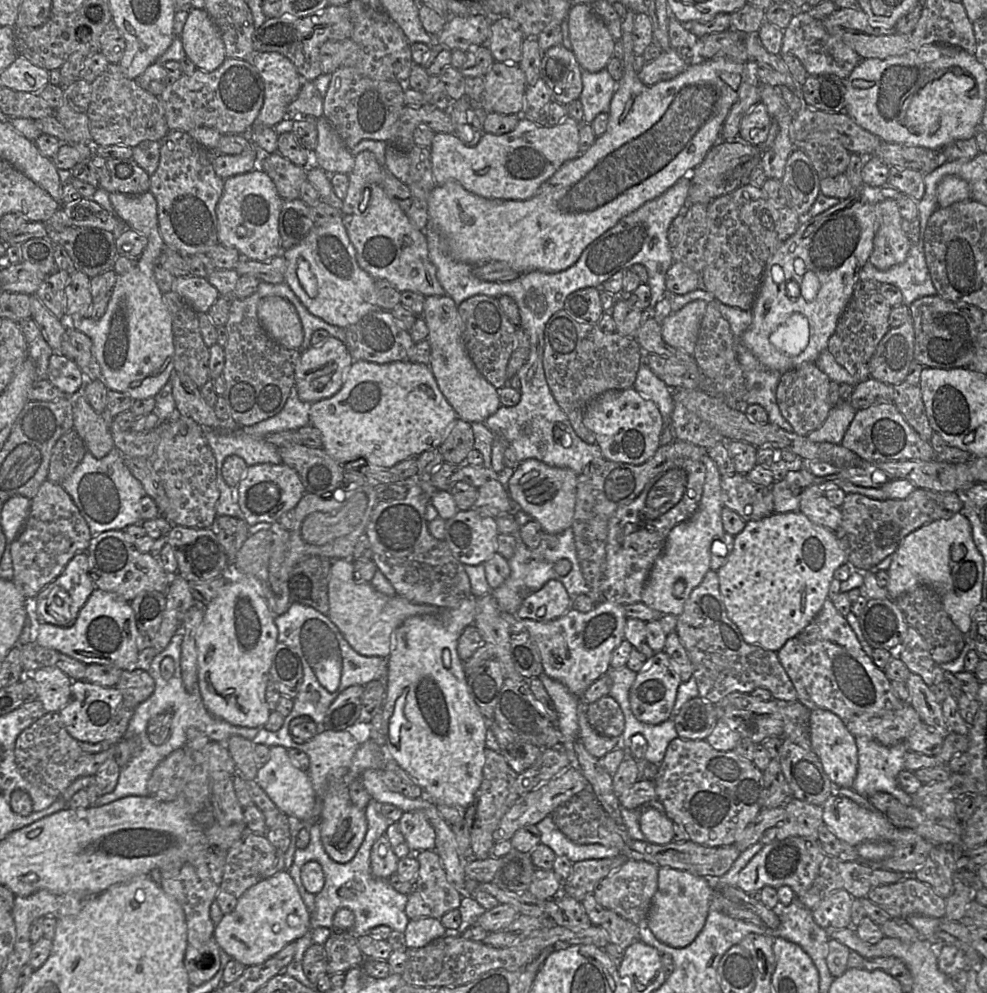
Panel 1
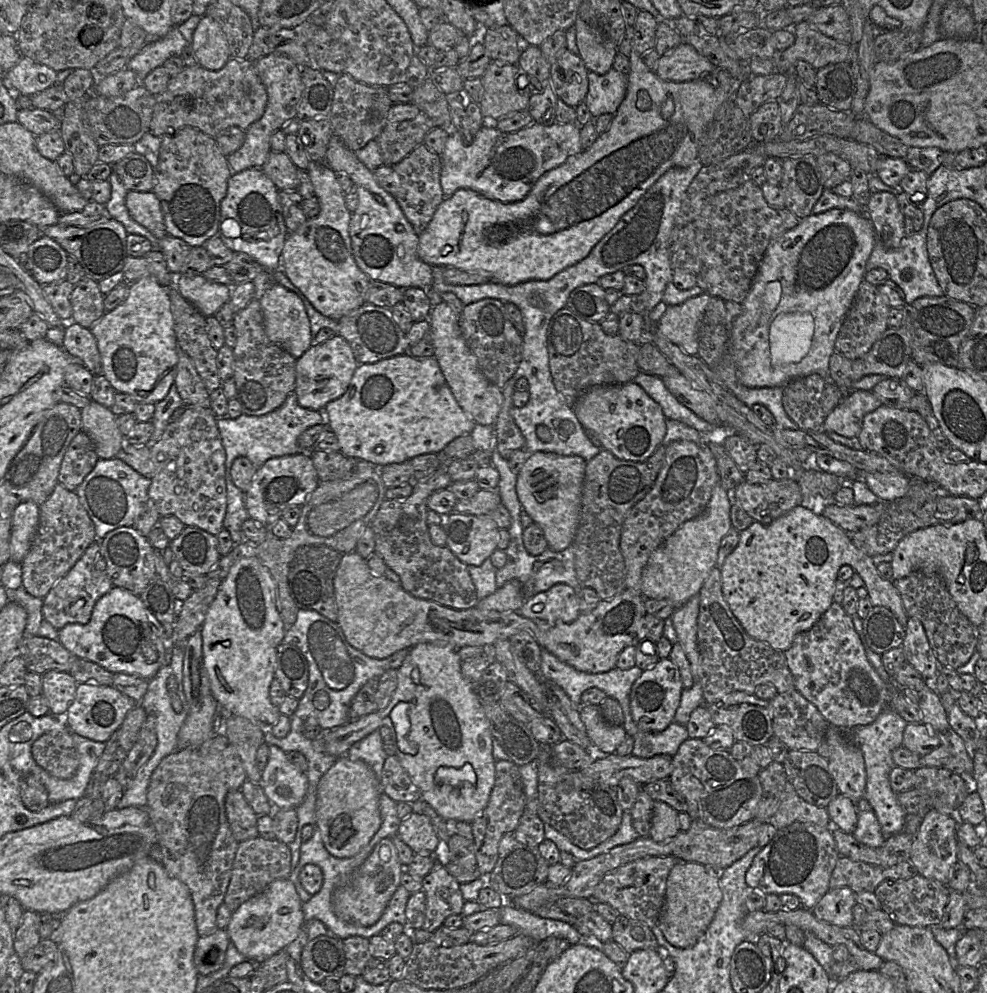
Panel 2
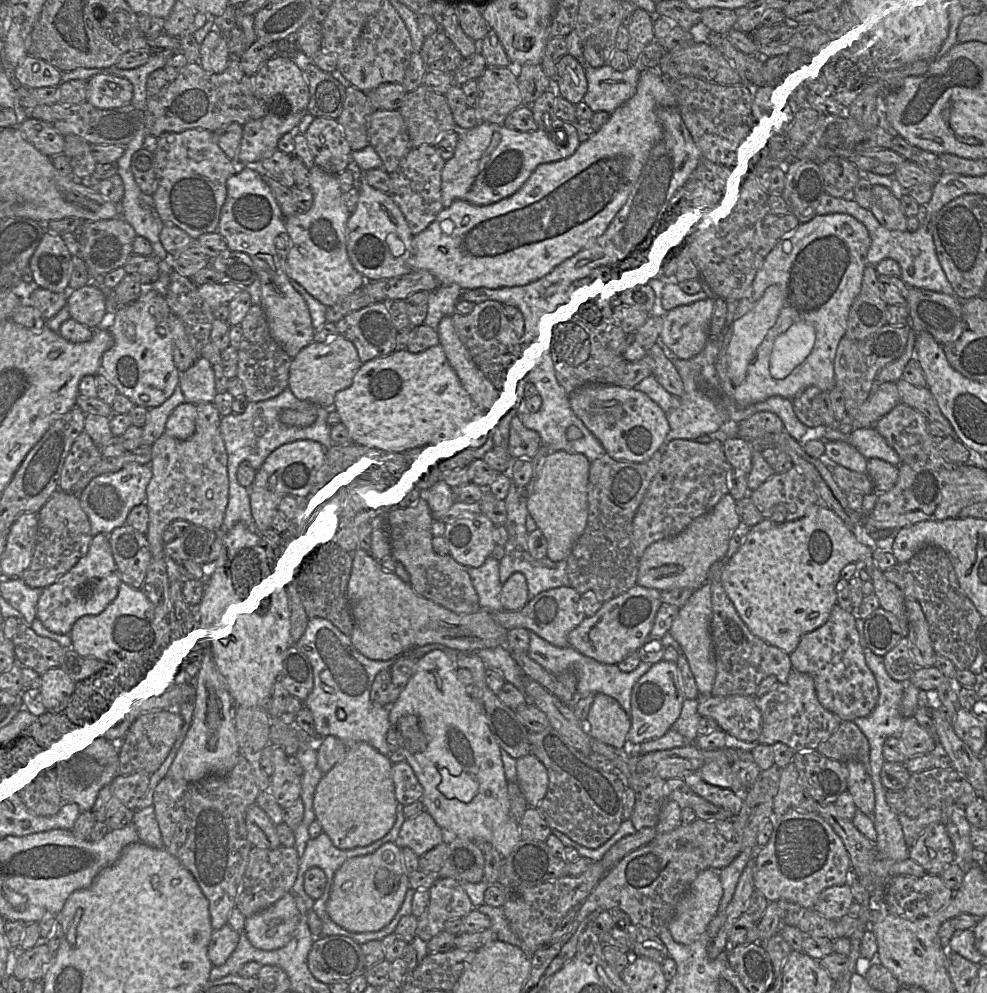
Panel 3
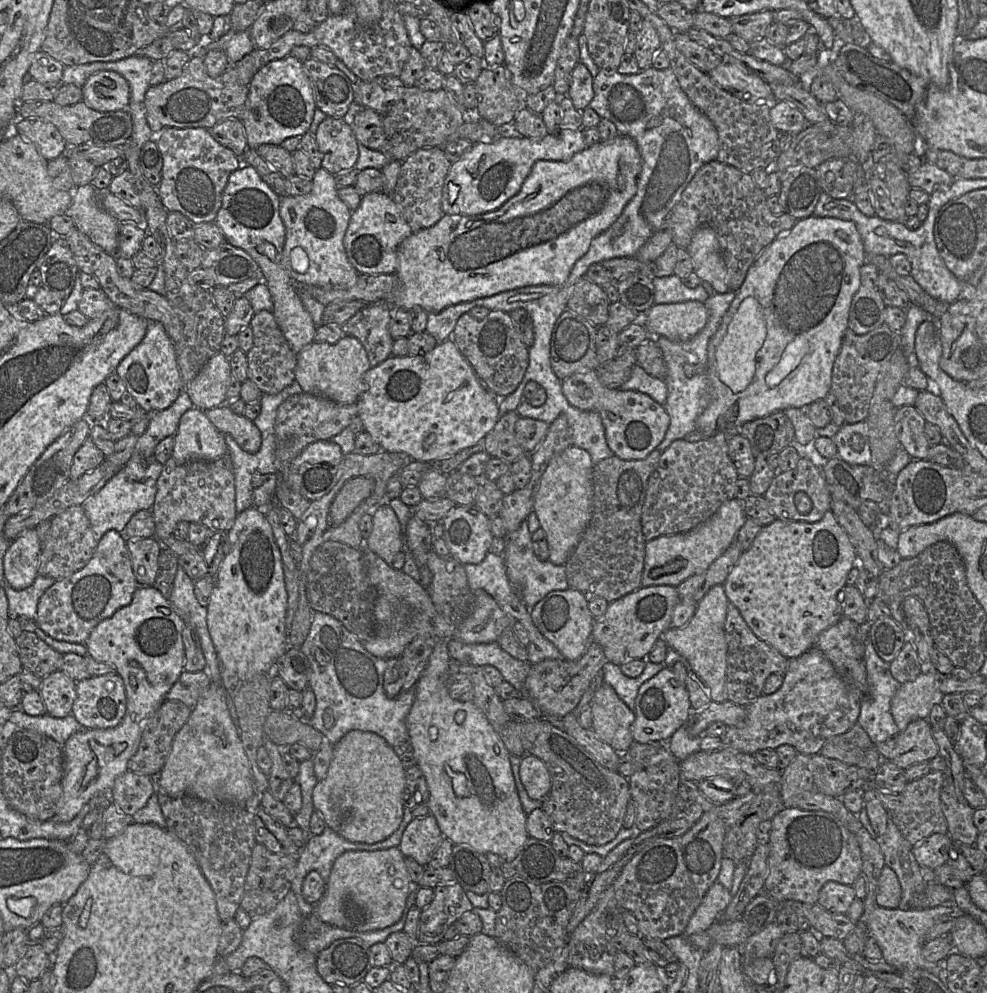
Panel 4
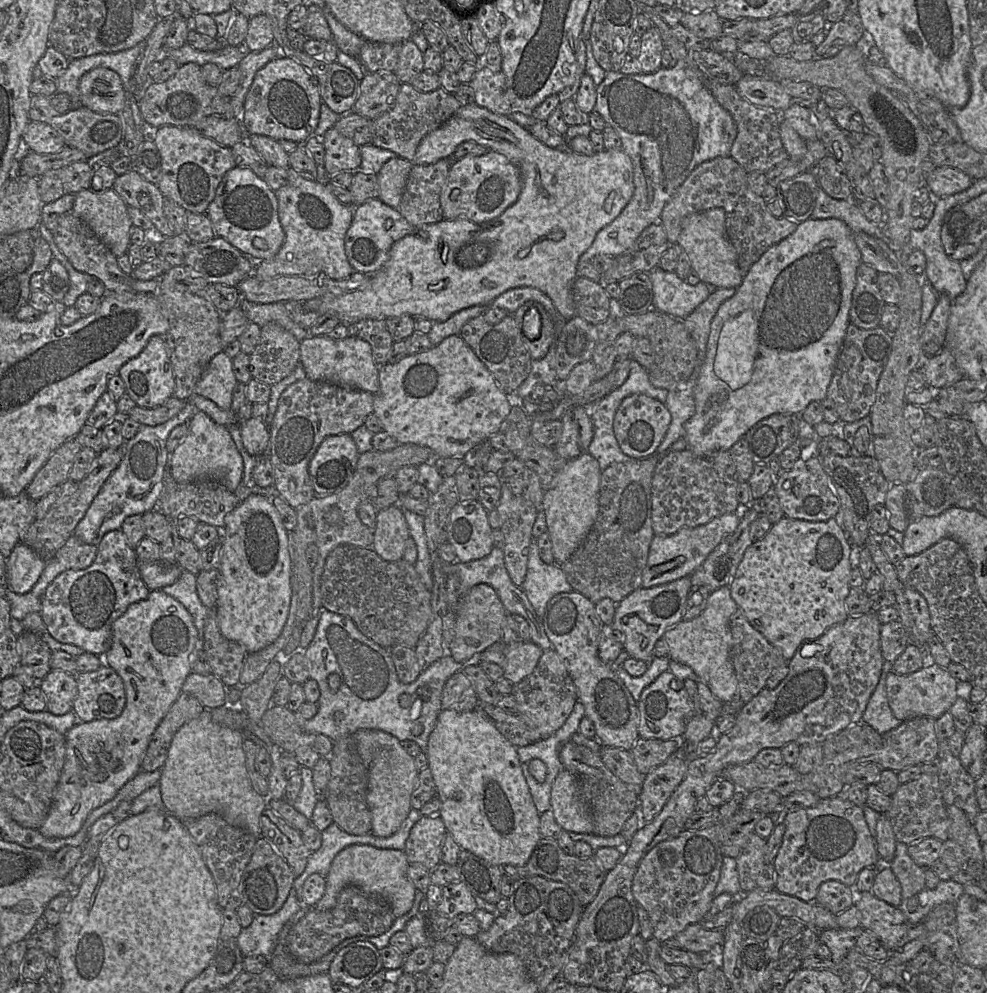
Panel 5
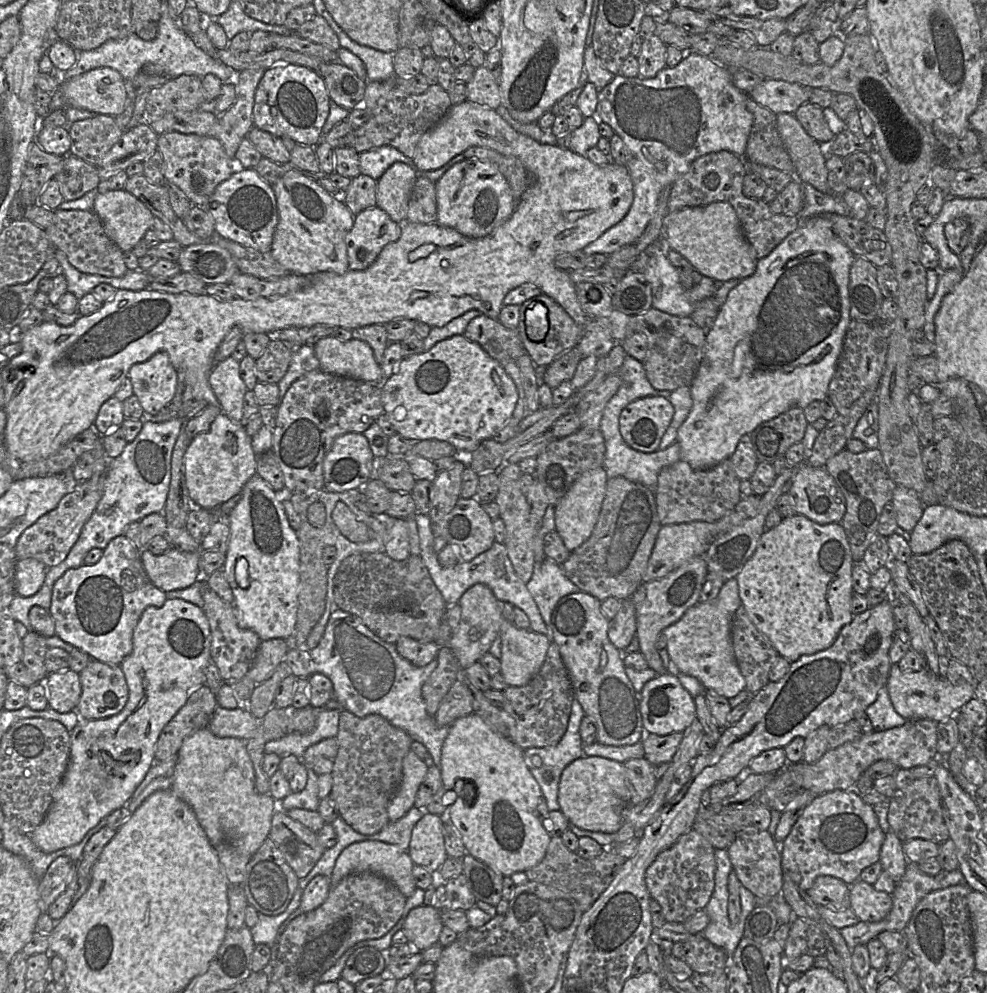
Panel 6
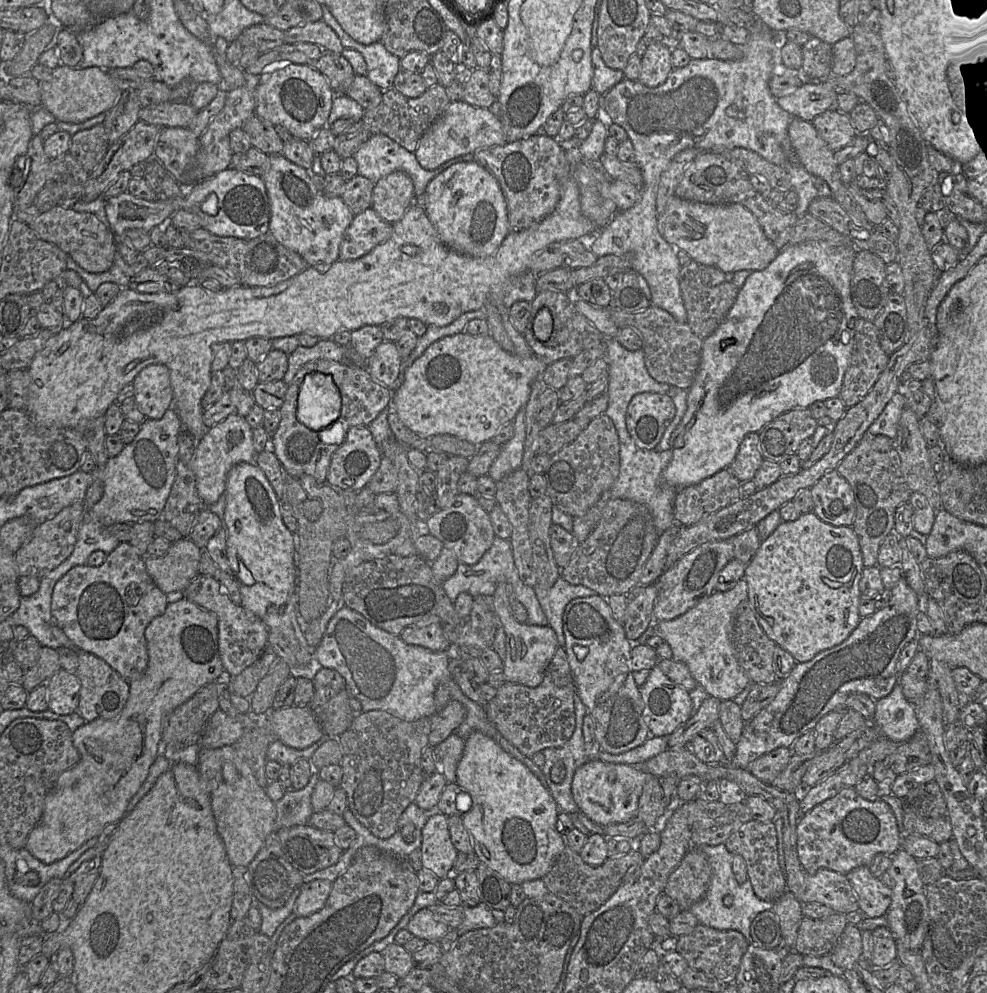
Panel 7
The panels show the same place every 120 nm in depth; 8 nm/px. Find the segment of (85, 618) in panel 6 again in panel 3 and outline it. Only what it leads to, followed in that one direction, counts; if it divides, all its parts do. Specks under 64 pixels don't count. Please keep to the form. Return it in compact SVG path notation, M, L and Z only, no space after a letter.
M98 534L93 537L87 554L55 583L43 590L36 606L36 618L49 631L69 635L78 619L102 613L116 599L121 583L109 536Z

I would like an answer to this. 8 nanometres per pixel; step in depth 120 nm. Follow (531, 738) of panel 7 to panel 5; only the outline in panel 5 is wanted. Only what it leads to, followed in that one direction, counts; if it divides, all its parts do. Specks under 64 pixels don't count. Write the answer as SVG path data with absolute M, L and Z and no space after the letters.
M552 648L543 652L534 671L513 687L518 714L540 734L540 739L547 739L559 730L578 700L577 690L566 666L558 653Z

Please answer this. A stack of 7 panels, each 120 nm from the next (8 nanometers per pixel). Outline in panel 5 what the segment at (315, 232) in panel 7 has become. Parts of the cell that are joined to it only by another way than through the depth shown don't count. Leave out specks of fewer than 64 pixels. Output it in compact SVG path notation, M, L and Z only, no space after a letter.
M305 181L275 191L278 217L285 240L277 254L262 262L255 262L253 275L269 280L278 276L324 274L333 280L344 280L354 272L345 253L345 234L353 220L352 206L341 204L328 190L326 181Z

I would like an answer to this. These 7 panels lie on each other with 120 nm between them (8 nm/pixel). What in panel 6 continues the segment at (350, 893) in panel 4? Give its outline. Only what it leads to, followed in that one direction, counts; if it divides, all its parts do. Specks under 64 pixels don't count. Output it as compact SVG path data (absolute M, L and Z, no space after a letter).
M380 841L355 842L346 847L338 856L330 876L331 887L348 875L370 872L392 882L405 897L409 898L417 889L412 875L413 866L414 863L408 851L402 850L397 845Z

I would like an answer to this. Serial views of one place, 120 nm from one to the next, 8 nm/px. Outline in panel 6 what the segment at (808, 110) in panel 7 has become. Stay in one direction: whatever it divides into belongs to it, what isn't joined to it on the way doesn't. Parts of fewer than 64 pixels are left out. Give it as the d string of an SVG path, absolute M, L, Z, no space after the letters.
M765 78L760 84L755 86L748 95L757 104L769 109L776 115L780 113L794 114L801 105L809 102L810 90L812 89L814 88L804 87L797 83Z

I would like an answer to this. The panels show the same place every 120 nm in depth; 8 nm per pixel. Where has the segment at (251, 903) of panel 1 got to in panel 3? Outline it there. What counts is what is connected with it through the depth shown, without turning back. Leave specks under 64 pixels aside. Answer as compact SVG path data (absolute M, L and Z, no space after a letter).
M288 892L268 908L246 918L244 932L255 948L277 950L292 939L299 920L294 895Z

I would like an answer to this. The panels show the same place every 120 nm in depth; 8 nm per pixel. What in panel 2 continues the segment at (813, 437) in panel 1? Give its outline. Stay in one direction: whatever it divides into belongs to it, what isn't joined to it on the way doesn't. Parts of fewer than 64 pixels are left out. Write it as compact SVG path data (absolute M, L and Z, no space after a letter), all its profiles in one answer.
M852 390L826 416L822 431L835 432L847 438L855 438L861 431L865 415L881 405L882 403L871 390Z

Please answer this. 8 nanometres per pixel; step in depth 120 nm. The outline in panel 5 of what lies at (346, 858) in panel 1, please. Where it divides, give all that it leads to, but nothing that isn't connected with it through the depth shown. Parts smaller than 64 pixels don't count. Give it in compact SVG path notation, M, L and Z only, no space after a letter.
M359 729L352 737L363 761L369 763L366 800L372 817L371 833L378 837L389 837L397 832L412 809L411 795L420 770L415 765L414 757L391 734L381 730Z

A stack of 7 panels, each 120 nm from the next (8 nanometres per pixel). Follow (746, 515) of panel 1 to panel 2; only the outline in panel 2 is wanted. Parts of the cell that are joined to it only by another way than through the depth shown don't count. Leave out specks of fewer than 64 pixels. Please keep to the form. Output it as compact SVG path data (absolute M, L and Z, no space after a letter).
M792 478L771 479L759 484L751 484L745 480L730 494L734 504L738 504L762 524L770 524L803 501L800 486Z

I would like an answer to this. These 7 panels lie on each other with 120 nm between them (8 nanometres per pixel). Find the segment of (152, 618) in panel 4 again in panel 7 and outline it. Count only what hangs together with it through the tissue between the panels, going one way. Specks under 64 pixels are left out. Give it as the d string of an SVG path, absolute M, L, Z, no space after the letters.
M187 598L169 603L165 612L146 627L145 639L148 665L144 672L131 675L128 681L129 697L122 712L111 719L97 718L86 722L72 732L73 744L80 754L80 760L59 776L46 795L42 817L30 832L25 846L45 864L63 859L89 839L98 838L106 825L123 819L129 801L147 778L151 765L162 750L165 719L203 686L216 681L224 671L218 649L217 616Z

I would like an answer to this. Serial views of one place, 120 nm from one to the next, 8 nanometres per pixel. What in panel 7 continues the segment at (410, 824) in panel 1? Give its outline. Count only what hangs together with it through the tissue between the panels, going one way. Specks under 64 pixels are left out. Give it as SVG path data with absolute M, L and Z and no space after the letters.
M443 813L429 816L421 839L421 864L439 880L453 873L453 866L458 855L448 828L447 816Z

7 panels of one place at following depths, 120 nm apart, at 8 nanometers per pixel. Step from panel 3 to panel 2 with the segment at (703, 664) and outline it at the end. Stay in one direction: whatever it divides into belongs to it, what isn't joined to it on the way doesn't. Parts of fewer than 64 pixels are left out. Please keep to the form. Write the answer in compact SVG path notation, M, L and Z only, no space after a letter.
M694 595L684 605L674 610L670 616L685 655L691 665L694 682L700 681L701 664L697 645L697 618L699 614L699 596Z

